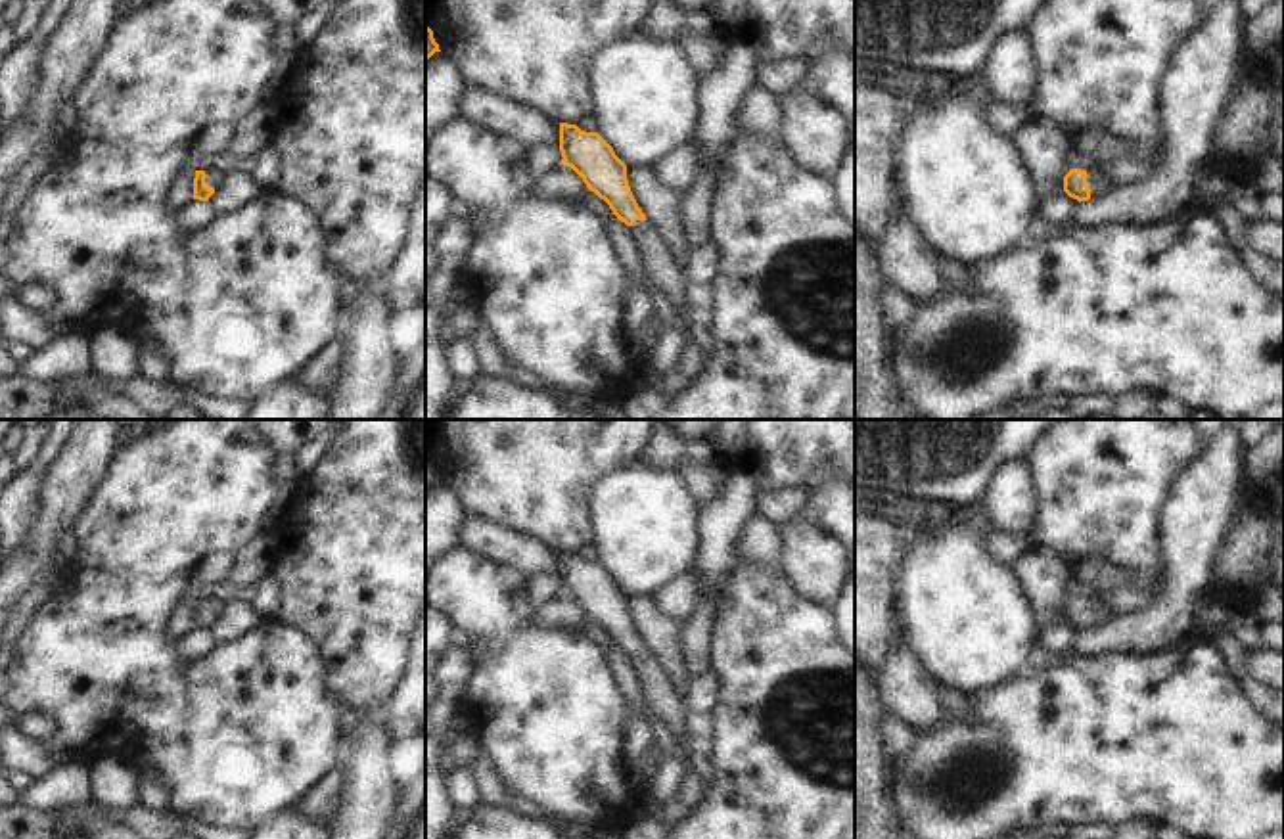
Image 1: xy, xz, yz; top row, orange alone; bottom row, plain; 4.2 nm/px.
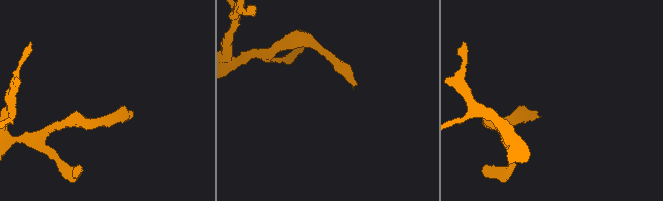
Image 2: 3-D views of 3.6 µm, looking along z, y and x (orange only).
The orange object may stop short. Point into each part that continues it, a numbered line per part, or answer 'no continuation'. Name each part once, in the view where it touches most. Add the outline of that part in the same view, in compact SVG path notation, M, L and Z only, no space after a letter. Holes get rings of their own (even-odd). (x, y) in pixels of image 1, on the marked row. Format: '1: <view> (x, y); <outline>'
1: yz (1097, 181); M1096 165L1092 170L1087 170L1087 186L1090 190L1090 199L1108 193L1110 190L1119 192L1108 182L1106 169Z

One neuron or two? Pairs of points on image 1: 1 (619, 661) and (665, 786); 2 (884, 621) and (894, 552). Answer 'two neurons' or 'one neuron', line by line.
1: one neuron
2: one neuron

